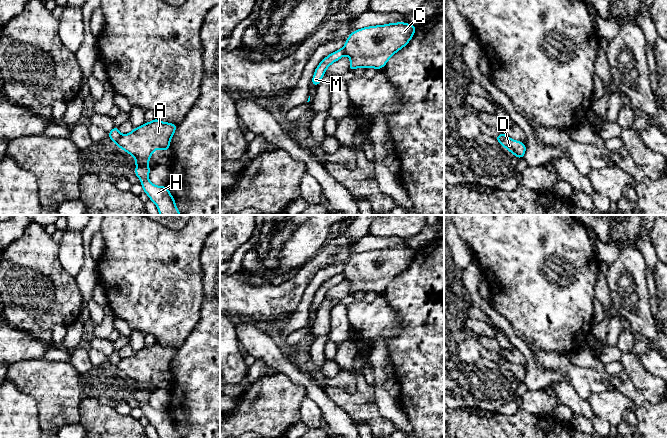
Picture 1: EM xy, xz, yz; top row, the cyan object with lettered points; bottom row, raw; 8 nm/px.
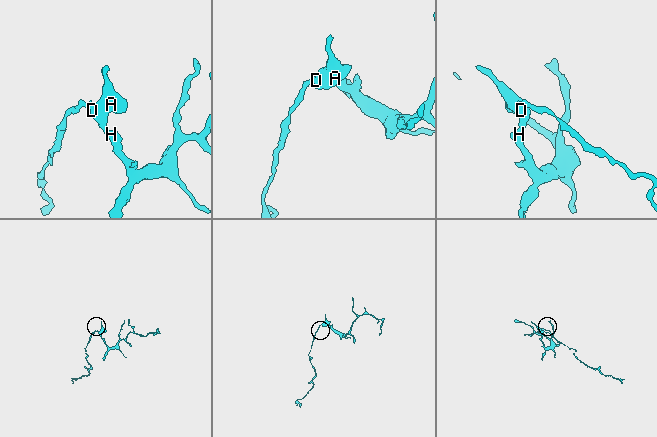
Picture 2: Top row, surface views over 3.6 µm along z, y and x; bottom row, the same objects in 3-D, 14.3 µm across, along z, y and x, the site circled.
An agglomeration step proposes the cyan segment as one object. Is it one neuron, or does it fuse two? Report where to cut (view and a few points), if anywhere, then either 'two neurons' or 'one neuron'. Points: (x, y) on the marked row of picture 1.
cut in xy along (120, 134), (115, 142); two neurons

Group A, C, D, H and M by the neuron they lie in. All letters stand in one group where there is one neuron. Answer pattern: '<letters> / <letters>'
A C D H / M

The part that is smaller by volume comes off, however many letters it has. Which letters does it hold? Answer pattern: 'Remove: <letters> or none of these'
Remove: M

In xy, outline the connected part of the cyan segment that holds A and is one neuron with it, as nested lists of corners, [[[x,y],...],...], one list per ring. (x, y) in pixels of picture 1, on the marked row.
[[[155,118],[151,122],[134,128],[130,133],[120,135],[116,146],[135,159],[134,174],[140,179],[143,191],[157,206],[159,215],[181,215],[167,186],[157,186],[149,181],[151,155],[157,149],[168,152],[176,124],[162,122]]]

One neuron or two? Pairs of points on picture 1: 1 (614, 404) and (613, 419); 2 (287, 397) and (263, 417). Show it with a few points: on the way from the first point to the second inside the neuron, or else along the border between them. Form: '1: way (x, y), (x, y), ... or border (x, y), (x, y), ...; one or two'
1: way (613, 408), (613, 415); one
2: way (281, 399), (269, 411); one

